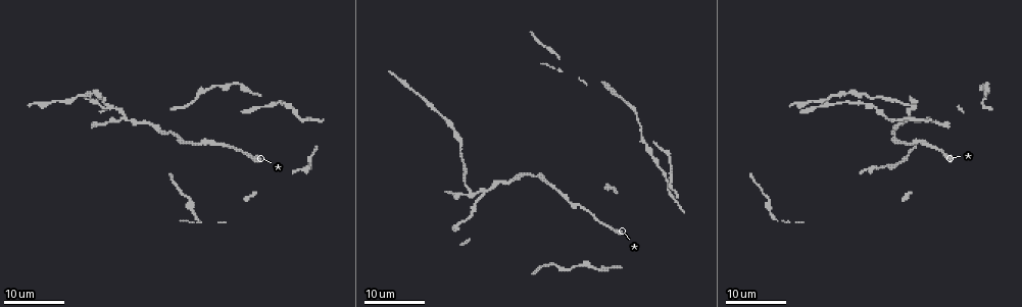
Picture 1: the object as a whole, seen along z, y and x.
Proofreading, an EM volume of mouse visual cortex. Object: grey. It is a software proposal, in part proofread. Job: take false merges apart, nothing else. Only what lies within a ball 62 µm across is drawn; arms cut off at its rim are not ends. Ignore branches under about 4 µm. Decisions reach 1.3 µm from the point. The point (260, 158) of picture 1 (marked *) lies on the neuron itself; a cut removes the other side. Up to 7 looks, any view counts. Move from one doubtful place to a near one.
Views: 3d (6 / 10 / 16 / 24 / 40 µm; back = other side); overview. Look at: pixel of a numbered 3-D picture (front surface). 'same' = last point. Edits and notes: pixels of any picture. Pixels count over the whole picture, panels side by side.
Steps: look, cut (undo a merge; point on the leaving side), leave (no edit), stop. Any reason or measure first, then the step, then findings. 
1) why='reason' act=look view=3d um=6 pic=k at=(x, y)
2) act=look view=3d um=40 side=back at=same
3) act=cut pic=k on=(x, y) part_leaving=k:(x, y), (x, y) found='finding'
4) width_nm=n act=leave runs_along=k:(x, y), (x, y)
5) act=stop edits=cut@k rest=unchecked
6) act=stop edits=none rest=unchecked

why='three arms meet' act=look view=3d um=24 pic=1 at=(125, 115)

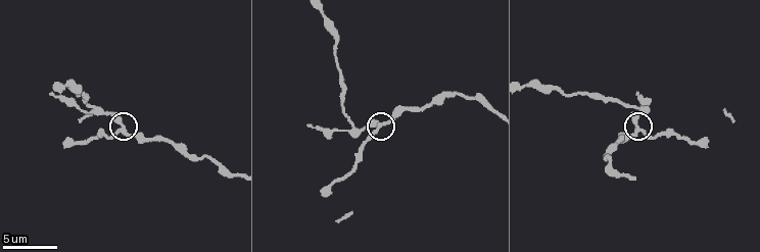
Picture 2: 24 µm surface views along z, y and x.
act=look view=3d um=6 pic=2 at=(122, 128)

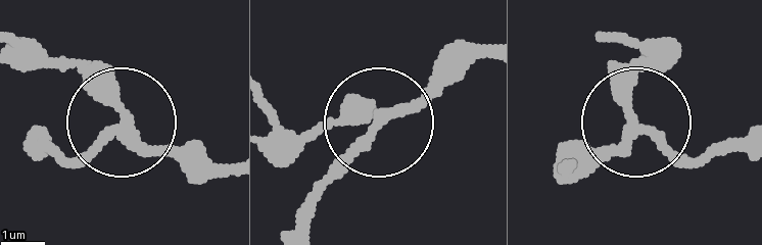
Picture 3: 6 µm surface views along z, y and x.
width_nm=270 act=leave found='all the same neuron'

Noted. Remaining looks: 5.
why='thick turns thin' act=look view=3d um=16 pic=1 at=(813, 106)

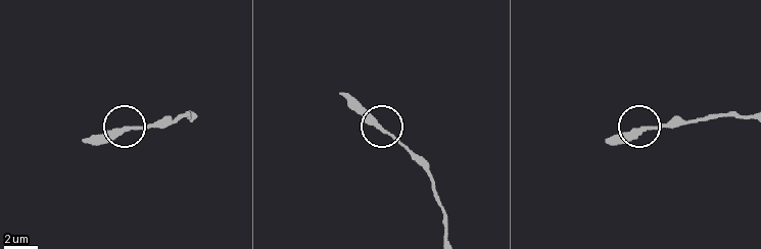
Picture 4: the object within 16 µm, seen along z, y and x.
act=look view=3d um=6 pic=4 at=(124, 128)

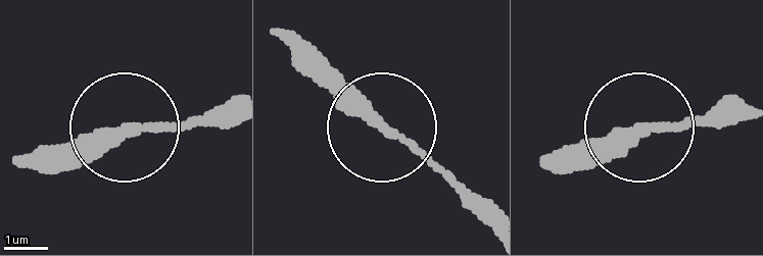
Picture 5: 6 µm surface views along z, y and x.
act=leave found='continuous, no second neuron'

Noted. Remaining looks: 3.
why='thin neck' act=look view=3d um=24 pic=1 at=(875, 108)

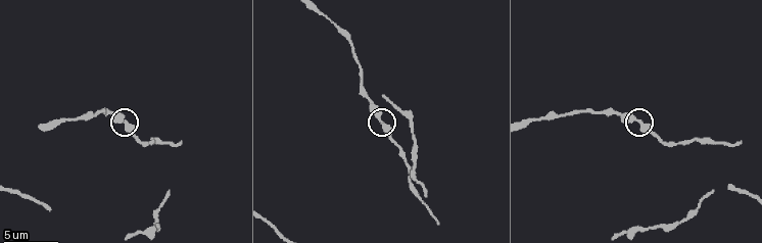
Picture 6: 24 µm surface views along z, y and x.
act=look view=3d um=6 pic=6 at=(641, 122)

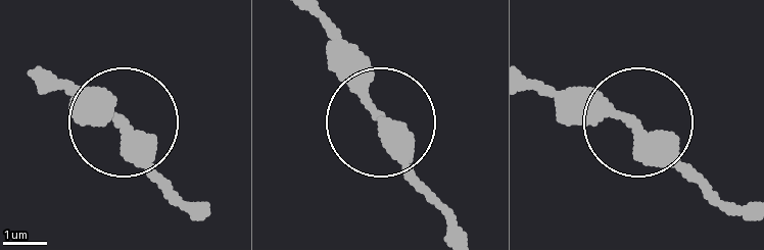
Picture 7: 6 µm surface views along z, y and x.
why='other side' act=look view=3d um=6 side=back pic=7 at=(375, 110)

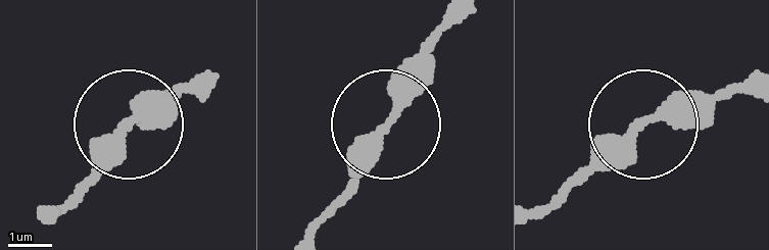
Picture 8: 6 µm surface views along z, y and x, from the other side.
act=leave found='continuous, no second neuron'

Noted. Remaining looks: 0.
act=stop edits=none rest=unchecked

